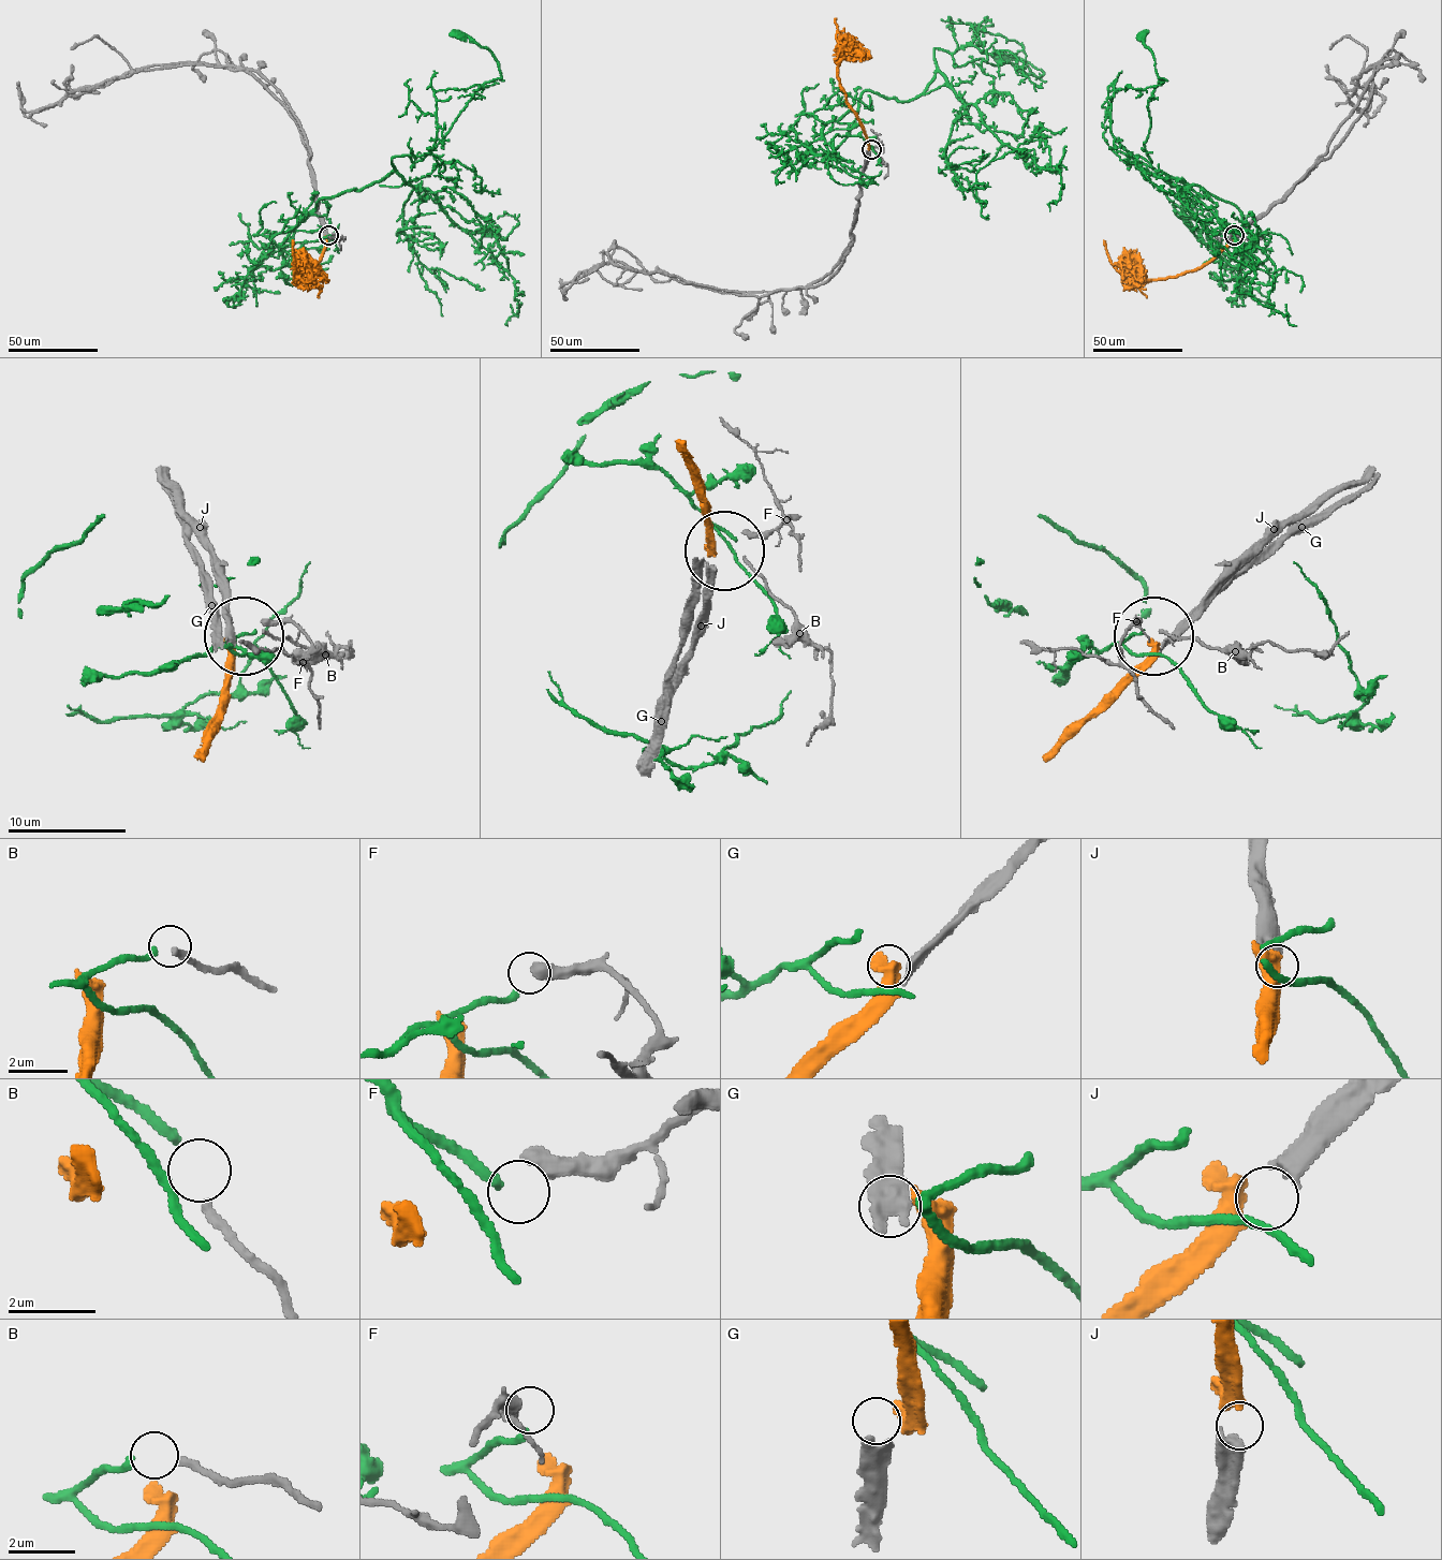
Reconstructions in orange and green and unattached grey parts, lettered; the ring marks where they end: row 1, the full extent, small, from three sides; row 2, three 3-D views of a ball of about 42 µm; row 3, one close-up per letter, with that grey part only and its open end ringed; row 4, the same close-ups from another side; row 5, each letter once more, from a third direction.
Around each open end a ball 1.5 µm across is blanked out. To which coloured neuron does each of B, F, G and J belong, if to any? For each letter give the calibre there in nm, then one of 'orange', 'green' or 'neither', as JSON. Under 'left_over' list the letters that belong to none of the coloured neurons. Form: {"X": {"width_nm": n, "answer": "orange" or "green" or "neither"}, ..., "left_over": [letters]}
{"B": {"width_nm": 240, "answer": "green"}, "F": {"width_nm": 550, "answer": "neither"}, "G": {"width_nm": 480, "answer": "neither"}, "J": {"width_nm": 550, "answer": "orange"}, "left_over": ["F", "G"]}

